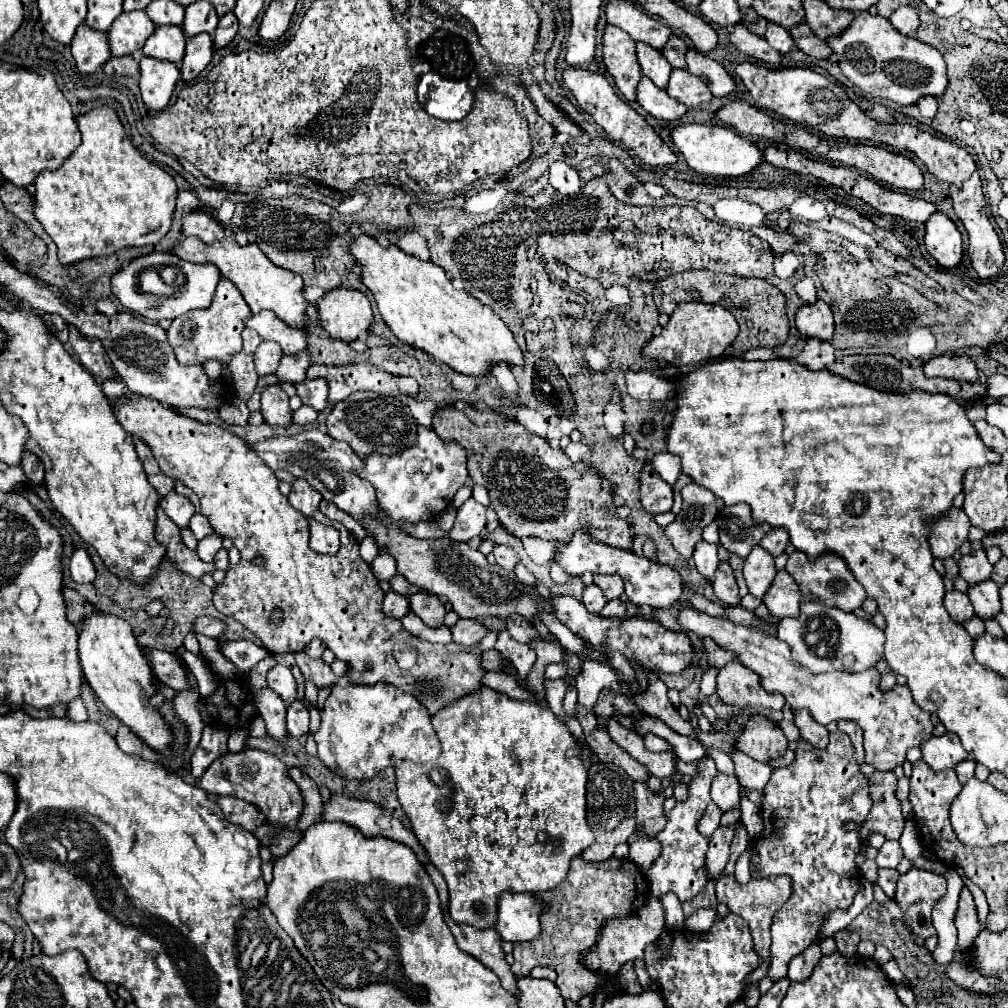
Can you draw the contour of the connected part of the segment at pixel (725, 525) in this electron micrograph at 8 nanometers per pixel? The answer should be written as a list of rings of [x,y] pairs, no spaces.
[[[744,504],[722,506],[716,522],[720,528],[720,544],[728,552],[734,552],[742,558],[746,558],[750,550],[766,536],[766,528],[752,520],[752,514]]]

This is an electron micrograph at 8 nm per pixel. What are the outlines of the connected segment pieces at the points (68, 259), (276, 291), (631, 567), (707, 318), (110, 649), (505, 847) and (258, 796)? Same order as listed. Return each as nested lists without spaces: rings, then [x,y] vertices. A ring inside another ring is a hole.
[[[104,106],[90,110],[78,118],[78,128],[82,132],[80,146],[58,170],[42,172],[34,182],[34,214],[56,242],[58,260],[62,264],[74,264],[80,260],[110,256],[128,246],[148,246],[160,242],[168,234],[174,214],[174,202],[178,194],[174,178],[154,162],[146,160],[132,146],[112,108]]]
[[[228,236],[224,240],[216,240],[212,244],[204,244],[198,238],[184,238],[184,240],[180,240],[176,254],[188,262],[214,264],[222,272],[222,276],[228,278],[242,292],[242,296],[244,296],[244,300],[252,312],[270,310],[282,322],[288,322],[290,326],[304,330],[304,326],[308,322],[308,318],[306,318],[308,300],[302,294],[304,280],[296,272],[288,272],[284,268],[274,266],[256,244],[238,246],[234,236]]]
[[[578,530],[570,544],[558,548],[556,562],[572,576],[582,576],[584,572],[618,574],[626,584],[626,596],[638,606],[670,608],[682,596],[682,578],[672,566],[646,560],[642,556],[632,554],[630,550],[620,550],[620,548],[612,548],[602,542],[592,542],[592,538],[584,530]]]
[[[684,302],[678,304],[678,308],[670,316],[670,322],[662,328],[662,332],[652,340],[648,340],[648,344],[642,348],[642,356],[676,368],[696,366],[710,358],[720,358],[736,336],[738,336],[738,322],[720,304]]]
[[[92,610],[82,620],[84,630],[78,636],[78,658],[82,666],[82,674],[94,694],[108,706],[108,710],[126,724],[134,734],[138,734],[150,748],[170,754],[172,734],[160,714],[148,706],[148,698],[154,694],[154,680],[148,662],[142,656],[140,646],[132,634],[132,626],[118,618],[104,614],[100,610]]]
[[[482,688],[476,694],[470,694],[466,698],[460,698],[452,704],[448,704],[444,710],[436,712],[432,716],[432,726],[440,738],[442,752],[436,762],[428,764],[414,764],[414,762],[402,762],[396,766],[396,788],[398,788],[398,802],[406,816],[412,822],[412,830],[420,844],[426,848],[432,864],[442,872],[448,890],[450,890],[450,916],[456,924],[468,924],[478,930],[494,928],[496,926],[496,914],[498,914],[498,898],[502,892],[546,892],[556,888],[568,874],[570,860],[574,856],[580,856],[582,850],[586,850],[594,842],[594,834],[588,828],[586,822],[586,766],[580,760],[580,750],[574,742],[574,736],[568,732],[568,728],[552,714],[550,708],[542,708],[532,702],[518,702],[508,698],[506,694],[500,694],[492,688]]]
[[[246,748],[238,754],[226,754],[214,760],[208,770],[202,774],[202,778],[194,780],[194,784],[208,794],[218,794],[218,796],[236,796],[240,800],[246,800],[260,808],[266,816],[266,824],[272,826],[272,838],[278,836],[282,830],[290,830],[302,836],[302,830],[298,828],[302,810],[304,810],[304,798],[300,794],[300,788],[288,774],[288,766],[280,762],[276,756],[262,752],[262,750],[252,750]]]

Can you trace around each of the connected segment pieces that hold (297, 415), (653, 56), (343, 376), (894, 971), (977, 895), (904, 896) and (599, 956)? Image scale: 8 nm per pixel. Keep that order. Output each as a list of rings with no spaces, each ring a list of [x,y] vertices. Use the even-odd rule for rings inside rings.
[[[300,406],[300,408],[294,412],[294,422],[306,426],[306,424],[316,422],[316,416],[318,416],[318,412],[312,410],[310,406]]]
[[[638,42],[636,44],[636,54],[638,54],[638,62],[640,62],[640,68],[642,68],[642,74],[648,76],[656,86],[666,88],[670,72],[672,72],[672,66],[662,56],[662,52],[652,48],[652,46],[648,46],[648,44],[644,44],[644,42]]]
[[[312,364],[306,372],[308,378],[324,378],[332,390],[332,402],[340,402],[354,392],[374,390],[392,396],[416,396],[418,384],[408,376],[392,376],[372,364],[352,366],[318,366]]]
[[[890,960],[882,966],[883,972],[888,976],[888,979],[894,982],[902,983],[910,988],[910,982],[900,971],[898,965],[894,960]]]
[[[958,868],[958,874],[960,874],[961,878],[963,879],[965,886],[967,886],[970,892],[972,892],[974,902],[978,910],[979,920],[981,924],[985,924],[989,913],[989,906],[984,892],[978,886],[976,886],[976,884],[966,878],[966,875],[964,872],[962,872],[962,870],[960,870],[960,868]]]
[[[912,868],[898,878],[896,904],[904,912],[904,922],[916,936],[936,936],[932,908],[946,896],[946,878],[928,870]]]
[[[650,898],[650,902],[634,916],[624,918],[624,920],[612,920],[600,930],[600,938],[596,946],[590,948],[588,954],[584,954],[586,966],[592,966],[592,970],[600,970],[602,974],[616,974],[618,968],[636,958],[644,958],[644,950],[648,944],[652,944],[664,928],[664,910],[660,900]]]

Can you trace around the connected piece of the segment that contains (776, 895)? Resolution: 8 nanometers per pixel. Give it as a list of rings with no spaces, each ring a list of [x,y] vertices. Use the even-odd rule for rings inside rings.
[[[722,874],[716,880],[716,900],[720,904],[726,904],[732,914],[736,914],[736,916],[740,916],[748,922],[750,934],[752,934],[752,940],[754,940],[754,950],[760,956],[760,964],[770,954],[770,924],[772,924],[772,918],[774,918],[776,910],[780,910],[784,906],[784,902],[788,902],[790,894],[792,894],[792,880],[784,878],[784,876],[780,876],[780,878],[750,878],[748,884],[740,884],[734,874]]]

